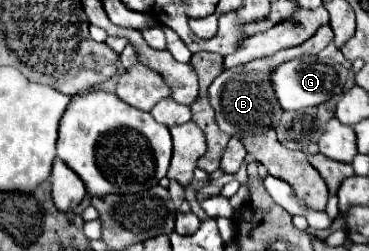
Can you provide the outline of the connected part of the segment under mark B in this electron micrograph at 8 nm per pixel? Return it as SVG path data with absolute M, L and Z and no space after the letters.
M323 26L319 28L319 32L315 32L315 36L311 36L311 40L303 42L301 46L295 48L287 48L281 50L273 56L267 58L259 58L253 60L245 66L235 66L225 70L219 78L215 78L215 82L211 84L211 104L215 108L215 116L217 116L217 124L223 132L227 132L233 138L239 138L245 146L245 150L259 162L263 164L271 176L285 180L297 194L299 200L303 200L309 208L313 210L325 210L327 204L327 186L325 180L319 176L319 172L307 162L307 154L299 150L287 150L285 146L279 144L277 136L275 136L275 124L279 122L283 110L279 108L273 90L271 90L271 82L269 82L269 68L297 58L297 56L309 56L309 54L319 54L329 42L333 40L333 30L331 26Z

